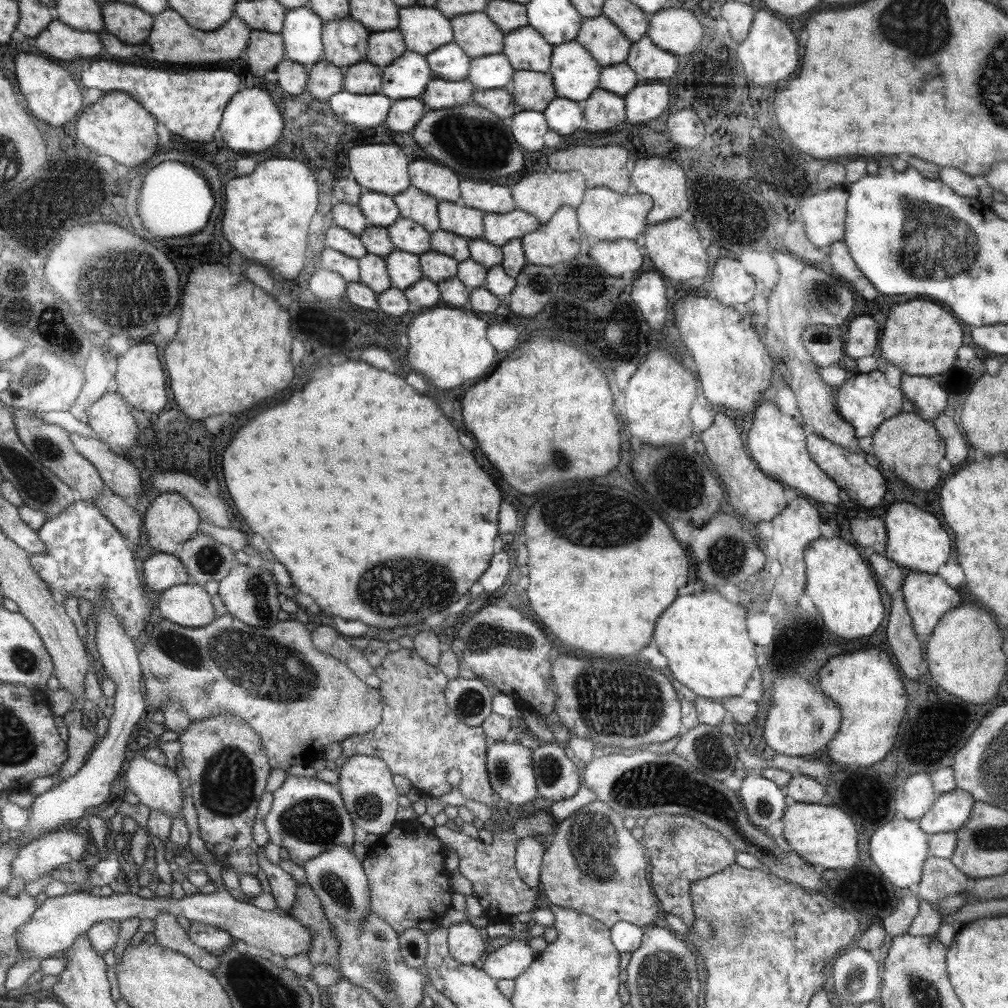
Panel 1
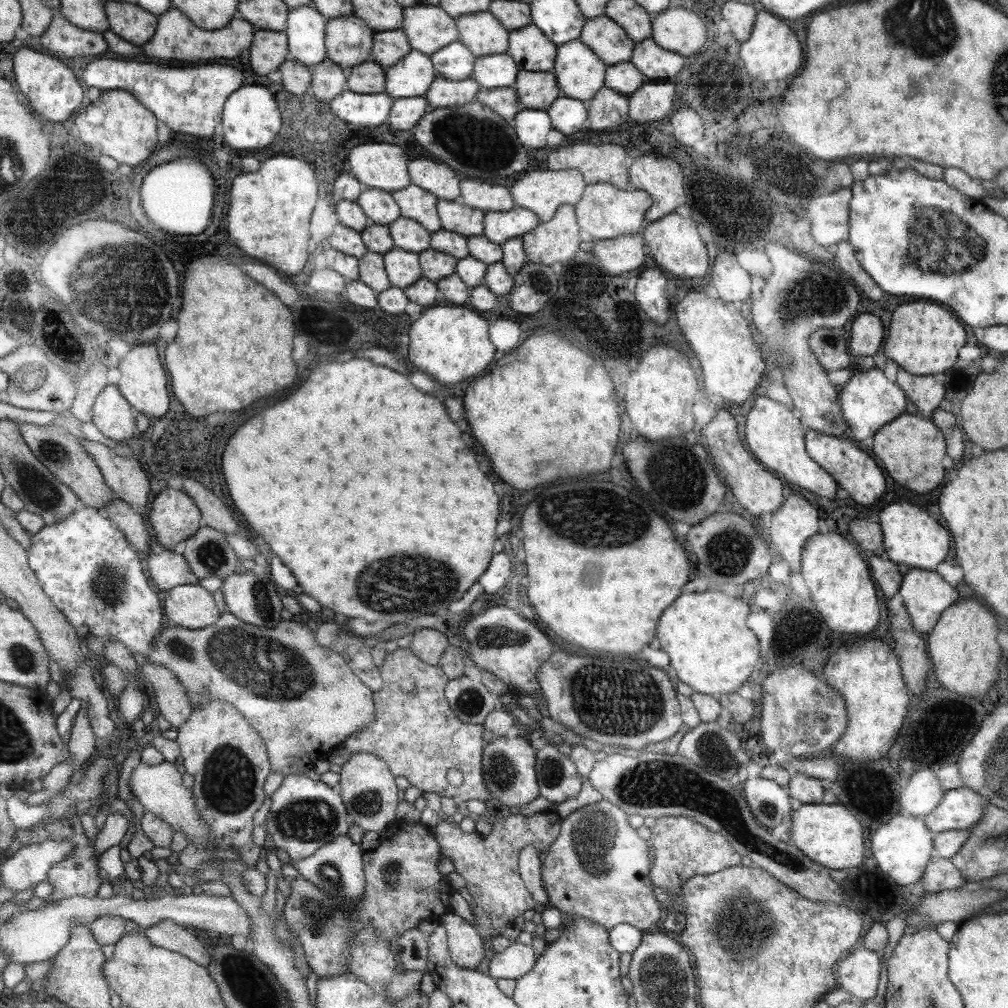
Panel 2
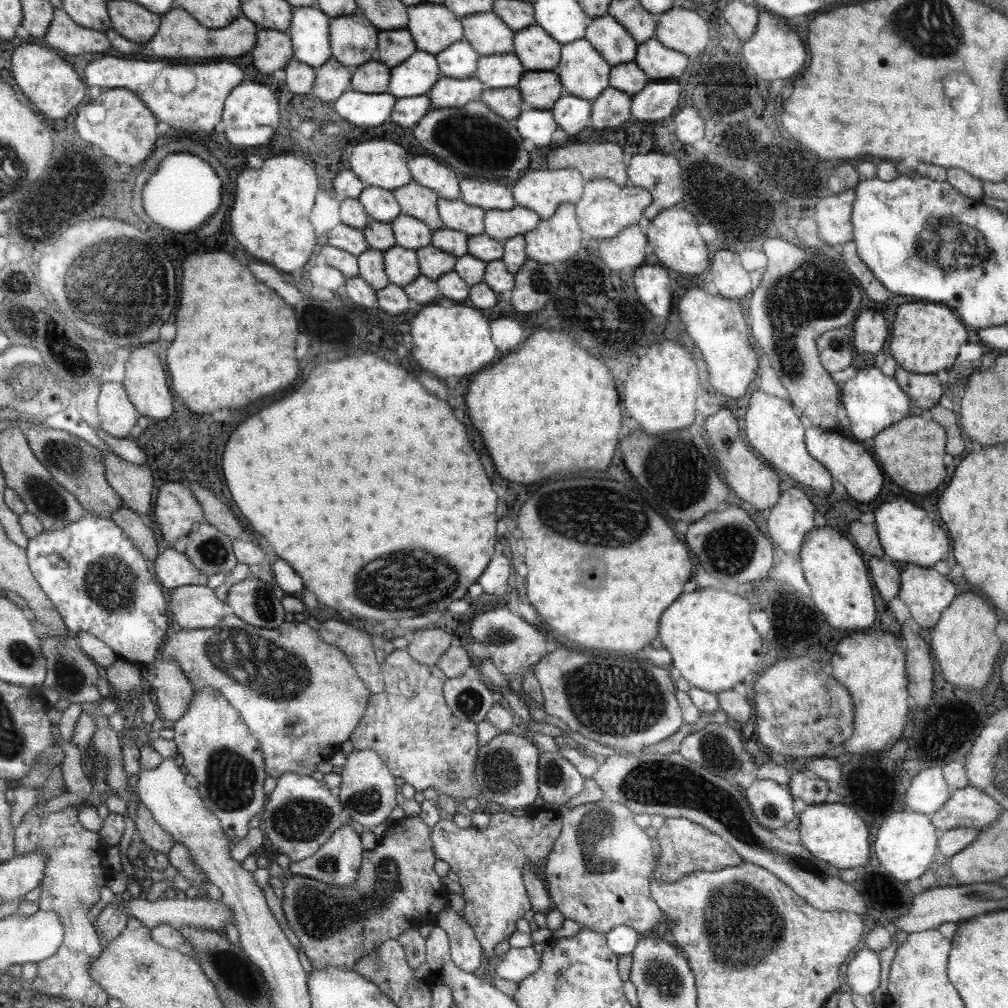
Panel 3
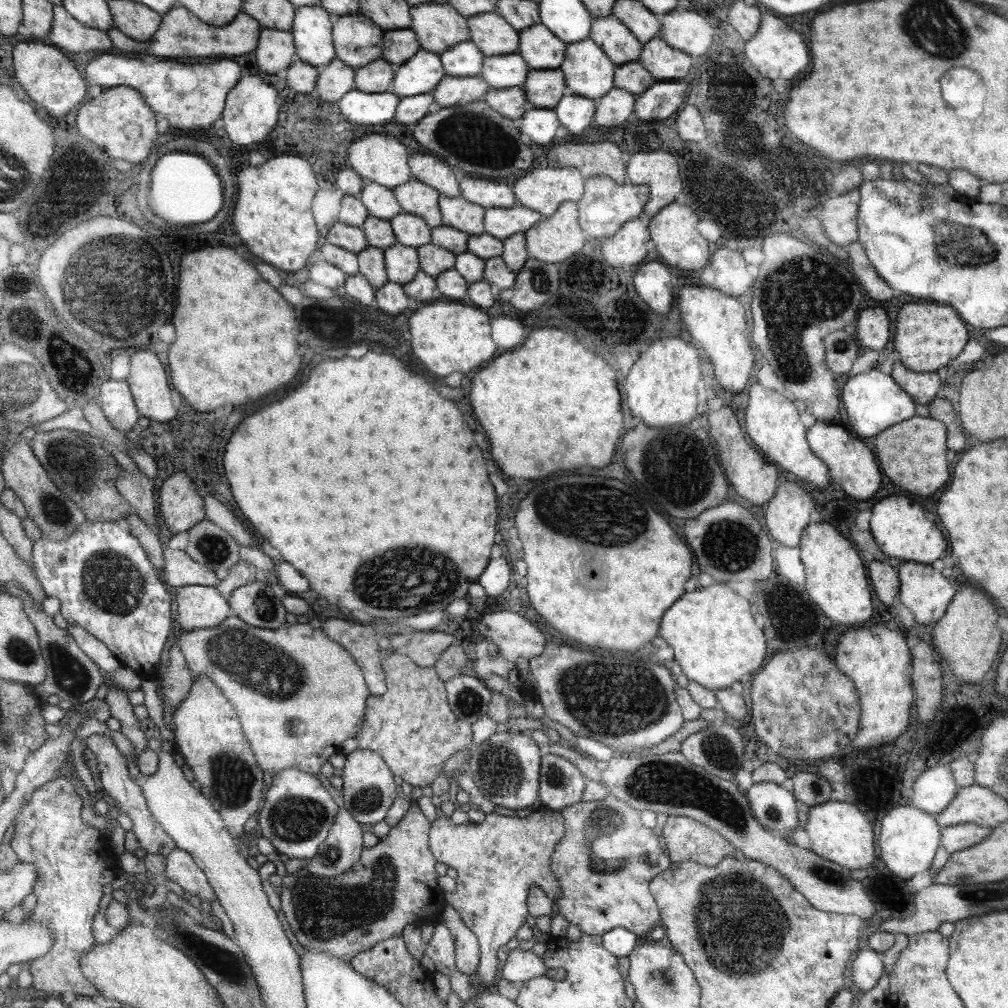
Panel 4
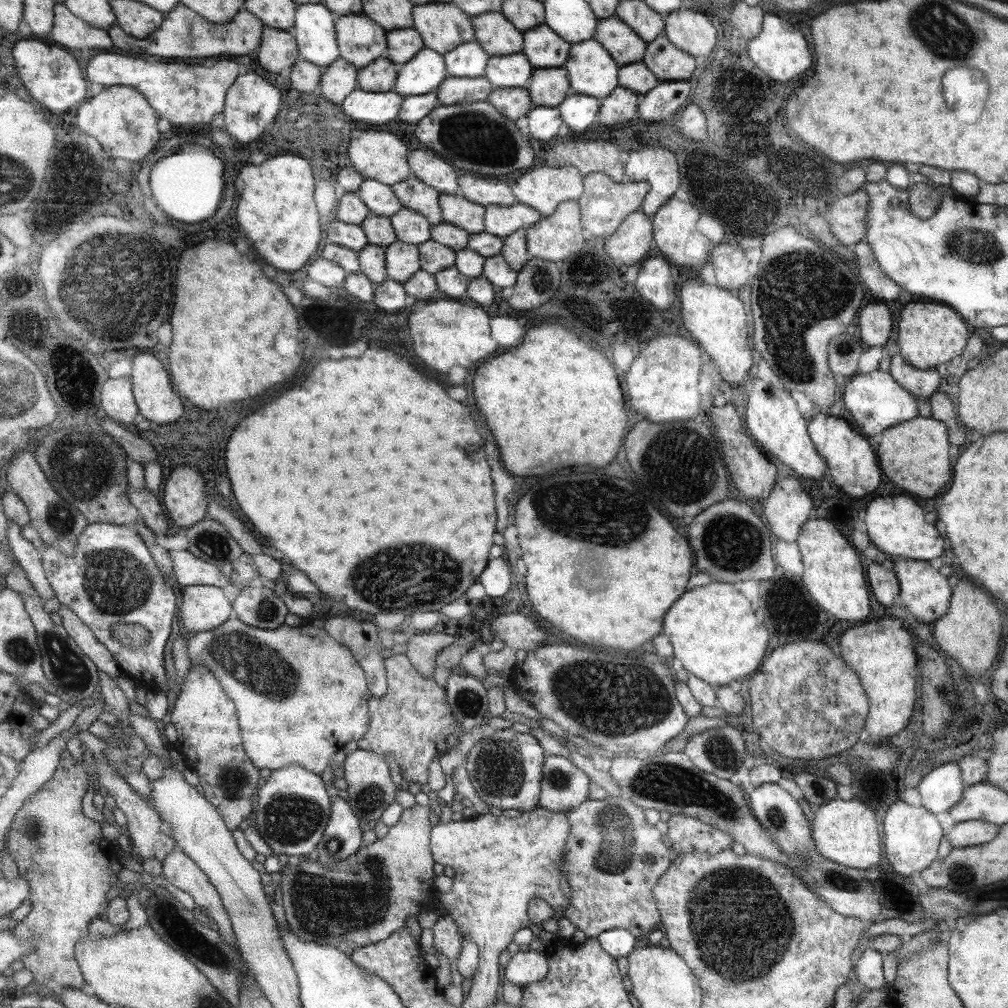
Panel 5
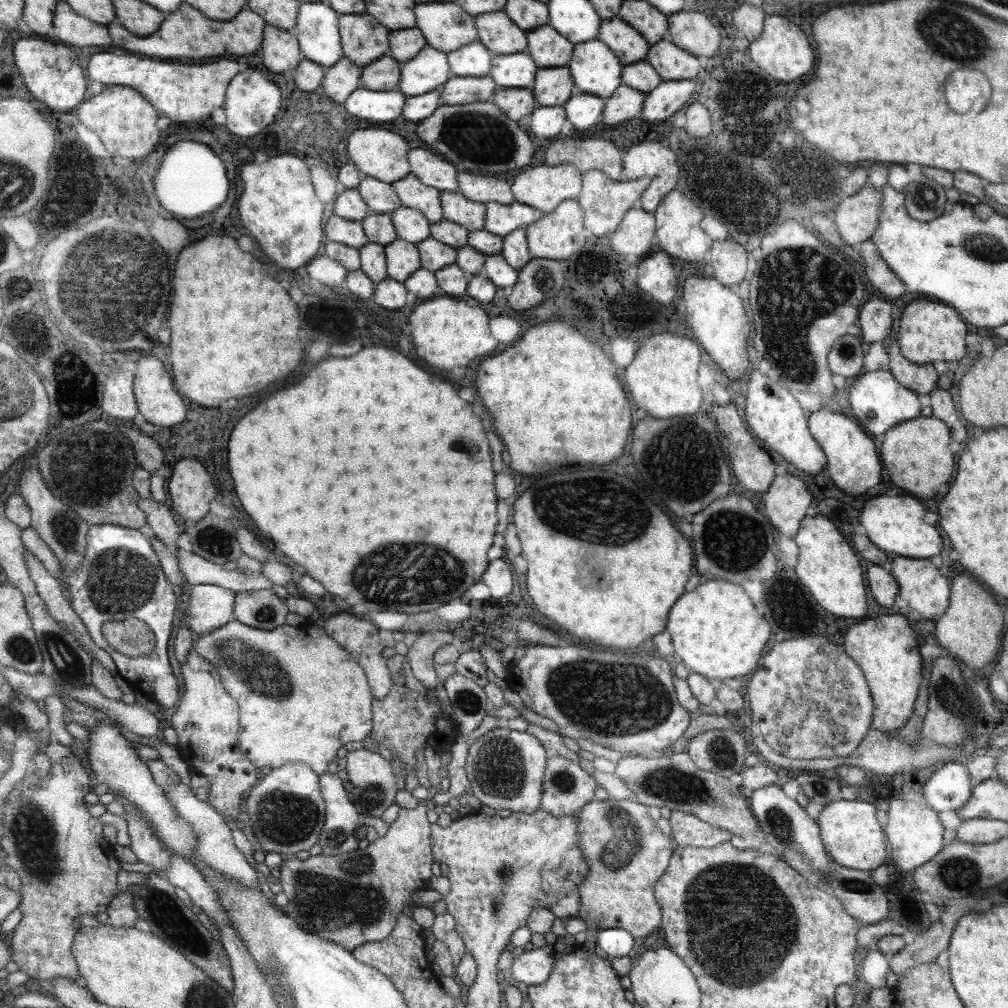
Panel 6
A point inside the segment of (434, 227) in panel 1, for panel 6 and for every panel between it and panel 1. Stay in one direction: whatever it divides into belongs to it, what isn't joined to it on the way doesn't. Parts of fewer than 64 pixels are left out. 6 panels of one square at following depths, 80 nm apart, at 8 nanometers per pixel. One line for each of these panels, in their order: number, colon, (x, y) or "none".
2: (415, 203)
3: (414, 200)
4: (414, 197)
5: (412, 194)
6: (412, 193)

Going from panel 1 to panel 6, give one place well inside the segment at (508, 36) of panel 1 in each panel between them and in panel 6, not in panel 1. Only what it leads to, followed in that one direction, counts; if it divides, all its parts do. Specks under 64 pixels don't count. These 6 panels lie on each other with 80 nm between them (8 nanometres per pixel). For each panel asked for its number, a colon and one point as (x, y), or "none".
2: (529, 47)
3: (537, 50)
4: (539, 47)
5: (544, 48)
6: (549, 49)

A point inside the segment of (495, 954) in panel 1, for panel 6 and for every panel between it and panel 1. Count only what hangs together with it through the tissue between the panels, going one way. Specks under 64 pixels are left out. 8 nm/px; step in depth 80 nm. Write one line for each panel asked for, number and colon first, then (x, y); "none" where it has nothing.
2: (516, 960)
3: (516, 964)
4: (520, 965)
5: (523, 968)
6: (533, 967)

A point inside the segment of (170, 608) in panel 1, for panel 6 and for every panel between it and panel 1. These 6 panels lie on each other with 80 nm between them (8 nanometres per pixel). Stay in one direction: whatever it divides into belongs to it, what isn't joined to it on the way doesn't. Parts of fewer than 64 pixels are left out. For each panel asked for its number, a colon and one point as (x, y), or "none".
2: (190, 606)
3: (195, 607)
4: (199, 607)
5: (204, 608)
6: (210, 607)

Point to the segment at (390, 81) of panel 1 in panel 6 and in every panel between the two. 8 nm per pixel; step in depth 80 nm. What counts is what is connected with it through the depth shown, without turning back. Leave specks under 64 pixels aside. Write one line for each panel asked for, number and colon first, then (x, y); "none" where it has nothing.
2: (411, 76)
3: (415, 76)
4: (423, 71)
5: (422, 74)
6: (429, 69)

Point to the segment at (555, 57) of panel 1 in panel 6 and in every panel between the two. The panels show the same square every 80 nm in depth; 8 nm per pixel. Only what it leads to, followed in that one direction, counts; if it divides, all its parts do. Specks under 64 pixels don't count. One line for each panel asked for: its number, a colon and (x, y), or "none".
2: (580, 74)
3: (583, 71)
4: (589, 73)
5: (592, 71)
6: (596, 71)

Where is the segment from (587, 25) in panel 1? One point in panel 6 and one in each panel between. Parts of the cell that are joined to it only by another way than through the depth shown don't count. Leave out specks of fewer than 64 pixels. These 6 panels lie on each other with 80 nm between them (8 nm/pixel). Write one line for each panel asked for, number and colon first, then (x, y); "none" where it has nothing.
2: (608, 40)
3: (616, 45)
4: (621, 45)
5: (624, 45)
6: (627, 43)

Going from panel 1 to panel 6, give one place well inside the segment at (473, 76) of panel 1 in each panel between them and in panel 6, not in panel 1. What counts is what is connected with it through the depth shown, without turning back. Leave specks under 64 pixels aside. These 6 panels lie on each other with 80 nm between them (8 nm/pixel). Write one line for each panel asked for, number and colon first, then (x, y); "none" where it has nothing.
2: (494, 71)
3: (504, 70)
4: (504, 71)
5: (514, 70)
6: (517, 70)

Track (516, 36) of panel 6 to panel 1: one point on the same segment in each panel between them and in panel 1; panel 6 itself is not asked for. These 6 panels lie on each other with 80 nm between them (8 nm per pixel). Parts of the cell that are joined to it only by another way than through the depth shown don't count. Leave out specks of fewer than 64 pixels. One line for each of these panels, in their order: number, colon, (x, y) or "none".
1: (476, 33)
2: (481, 32)
3: (486, 32)
4: (493, 34)
5: (492, 30)

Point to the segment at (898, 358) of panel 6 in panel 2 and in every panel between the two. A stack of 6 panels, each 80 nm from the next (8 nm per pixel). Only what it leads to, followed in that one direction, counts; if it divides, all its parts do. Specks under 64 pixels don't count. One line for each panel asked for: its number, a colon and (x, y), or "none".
2: (926, 393)
3: (924, 390)
4: (922, 386)
5: (920, 382)

